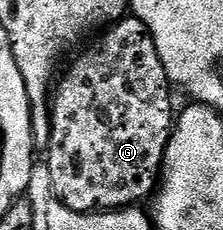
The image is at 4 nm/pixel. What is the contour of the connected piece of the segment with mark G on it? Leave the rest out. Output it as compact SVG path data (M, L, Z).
M125 17L118 23L111 24L99 36L100 40L93 45L89 51L81 50L76 60L72 63L72 68L64 75L64 80L55 88L50 99L50 114L52 116L52 136L46 148L46 162L50 169L50 181L52 182L52 192L59 197L61 203L65 203L71 211L82 211L85 213L95 213L98 211L119 211L131 208L139 199L144 199L157 190L158 180L162 175L164 166L164 154L168 148L168 142L172 136L174 126L174 111L172 115L172 91L168 81L168 74L162 65L162 57L158 57L158 49L152 40L150 29L140 19L135 17Z

